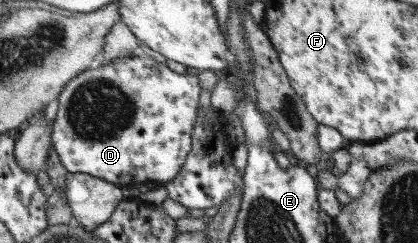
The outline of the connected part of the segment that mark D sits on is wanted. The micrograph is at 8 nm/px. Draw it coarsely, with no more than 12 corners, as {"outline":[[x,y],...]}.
{"outline":[[140,53],[59,98],[69,173],[167,184],[192,152],[197,71]]}

